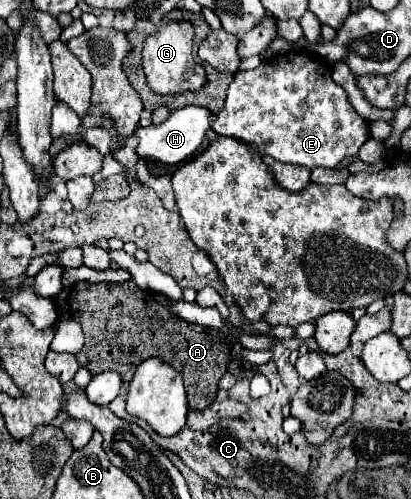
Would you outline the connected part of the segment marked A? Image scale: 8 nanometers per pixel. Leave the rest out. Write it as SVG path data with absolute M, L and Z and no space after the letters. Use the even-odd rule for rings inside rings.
M80 281L70 289L68 311L70 317L82 325L86 337L84 349L76 359L92 375L100 371L116 371L122 381L128 383L142 361L158 357L168 361L168 365L182 375L188 389L190 409L206 409L216 399L218 383L228 369L228 343L214 339L208 333L208 327L188 323L168 307L156 303L152 291L140 289L134 281Z

